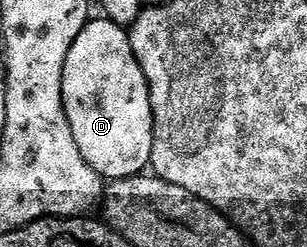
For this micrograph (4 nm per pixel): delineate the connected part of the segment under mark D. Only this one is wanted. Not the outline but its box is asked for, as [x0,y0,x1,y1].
[63,18,153,181]

